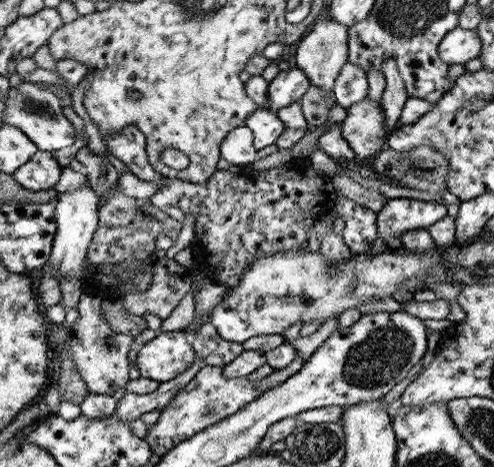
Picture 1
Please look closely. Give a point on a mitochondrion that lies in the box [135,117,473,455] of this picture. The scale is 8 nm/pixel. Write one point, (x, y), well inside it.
(381, 355)

